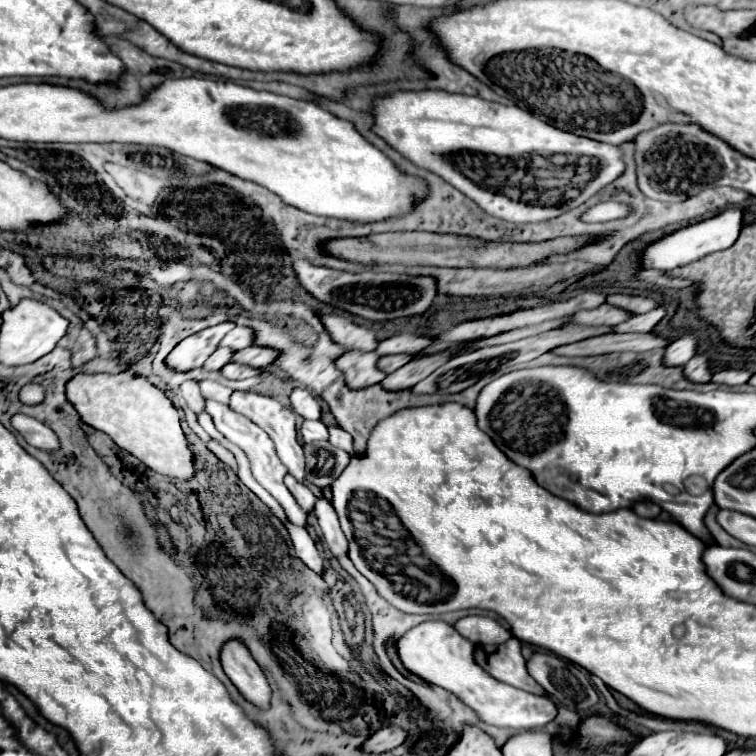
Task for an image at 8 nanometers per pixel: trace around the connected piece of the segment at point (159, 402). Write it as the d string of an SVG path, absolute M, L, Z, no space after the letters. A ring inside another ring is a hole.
M133 373L77 375L67 383L67 399L83 423L109 435L117 447L137 457L147 469L171 479L193 479L195 455L181 429L179 411L145 377L135 377Z

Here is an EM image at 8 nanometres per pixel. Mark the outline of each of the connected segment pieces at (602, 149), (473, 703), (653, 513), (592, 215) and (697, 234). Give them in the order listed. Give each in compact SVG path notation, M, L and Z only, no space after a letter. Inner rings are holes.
M401 91L387 99L377 101L373 115L375 115L373 131L381 135L403 157L407 157L409 161L413 161L423 169L441 175L447 183L451 183L469 199L473 199L485 213L511 223L541 223L541 221L555 219L567 213L571 207L577 207L585 199L593 197L599 189L615 181L625 169L619 147L561 131L533 117L529 111L523 111L517 105L509 107L501 103L483 101L481 97L451 95L445 91ZM523 153L591 155L593 159L597 159L599 171L595 173L595 181L591 181L589 193L585 187L579 193L579 197L571 199L571 203L561 203L555 207L543 207L539 203L523 203L523 201L507 199L507 195L499 195L499 191L491 191L491 187L483 187L479 179L471 179L471 171L479 165L481 155L519 157Z
M425 621L407 631L397 641L397 655L409 673L417 675L429 685L437 685L449 691L461 703L471 707L479 715L479 719L487 725L529 731L529 729L543 729L557 717L557 707L549 697L515 689L487 675L485 669L477 665L473 649L475 645L471 641L463 639L453 625L443 621Z
M639 501L635 505L635 511L643 518L656 518L661 513L661 508L650 501Z
M607 201L607 203L599 203L595 207L591 207L585 215L583 221L589 223L597 223L597 221L615 221L615 219L625 219L627 215L631 215L633 209L625 203L617 203L617 201Z
M727 207L723 213L719 213L715 217L709 217L705 221L699 221L699 223L683 227L683 229L677 229L677 231L665 235L665 237L645 245L641 255L639 255L639 263L641 263L643 269L663 269L663 271L669 271L669 269L687 265L691 261L697 261L697 259L701 259L701 257L705 257L709 253L729 249L737 241L737 237L739 237L741 221L743 221L743 211L739 207Z

